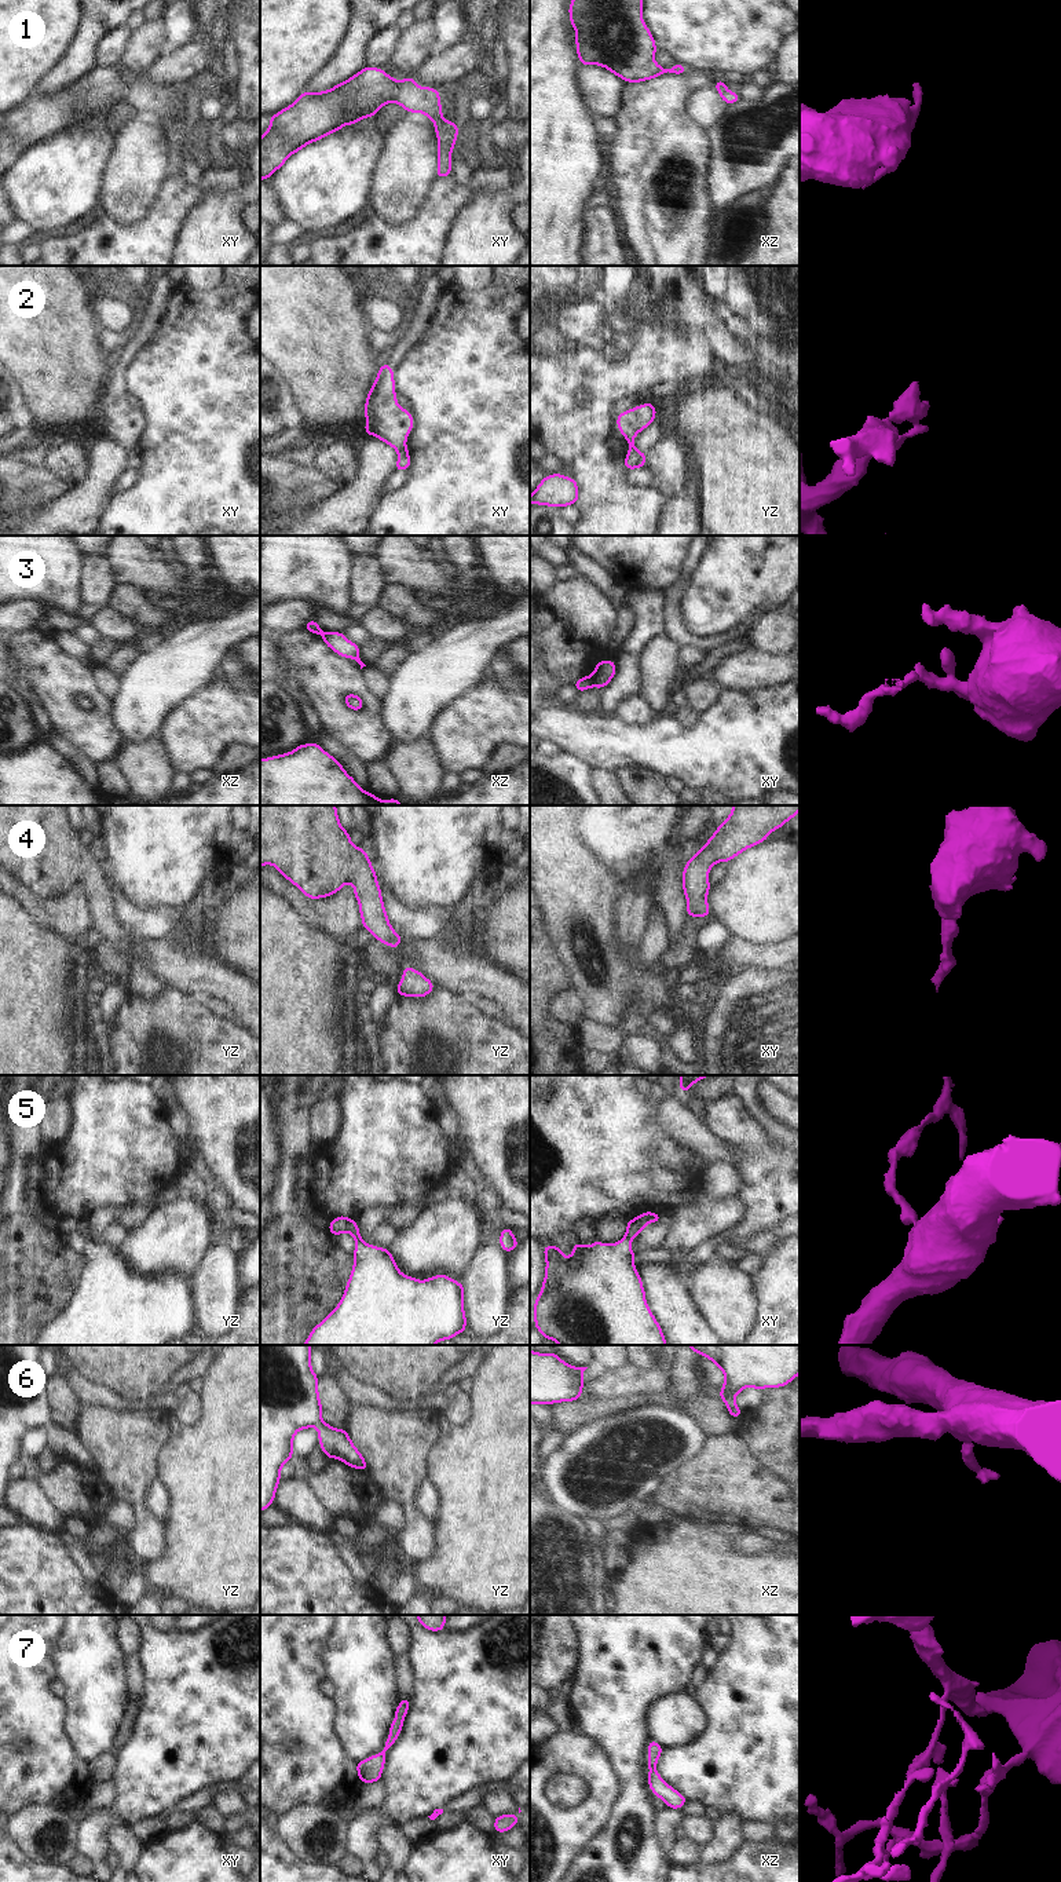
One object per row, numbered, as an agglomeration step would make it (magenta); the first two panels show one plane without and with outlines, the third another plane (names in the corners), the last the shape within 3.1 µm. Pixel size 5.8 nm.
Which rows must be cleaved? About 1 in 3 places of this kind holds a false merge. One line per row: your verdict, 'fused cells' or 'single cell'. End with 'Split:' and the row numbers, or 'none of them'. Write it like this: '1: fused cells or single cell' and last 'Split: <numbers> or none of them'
1: single cell
2: fused cells
3: fused cells
4: single cell
5: single cell
6: single cell
7: fused cells
Split: 2, 3, 7

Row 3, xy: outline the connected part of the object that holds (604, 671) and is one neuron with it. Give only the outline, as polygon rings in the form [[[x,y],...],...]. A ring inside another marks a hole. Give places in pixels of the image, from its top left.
[[[604,659],[596,664],[592,673],[594,687],[604,688],[615,676],[615,662],[612,659]]]

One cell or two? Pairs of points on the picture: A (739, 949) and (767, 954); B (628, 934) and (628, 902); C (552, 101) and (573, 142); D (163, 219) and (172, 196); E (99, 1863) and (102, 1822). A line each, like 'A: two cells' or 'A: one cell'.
A: one cell
B: one cell
C: one cell
D: one cell
E: one cell

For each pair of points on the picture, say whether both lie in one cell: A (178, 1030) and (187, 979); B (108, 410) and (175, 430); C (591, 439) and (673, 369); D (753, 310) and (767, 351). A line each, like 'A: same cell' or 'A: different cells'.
A: different cells
B: different cells
C: same cell
D: different cells

